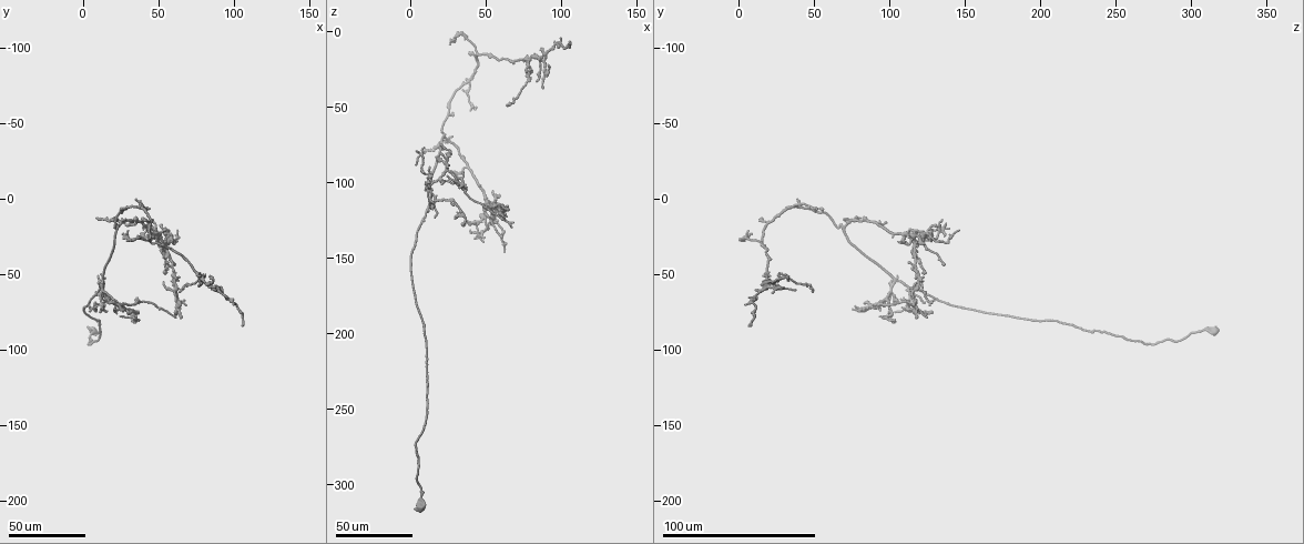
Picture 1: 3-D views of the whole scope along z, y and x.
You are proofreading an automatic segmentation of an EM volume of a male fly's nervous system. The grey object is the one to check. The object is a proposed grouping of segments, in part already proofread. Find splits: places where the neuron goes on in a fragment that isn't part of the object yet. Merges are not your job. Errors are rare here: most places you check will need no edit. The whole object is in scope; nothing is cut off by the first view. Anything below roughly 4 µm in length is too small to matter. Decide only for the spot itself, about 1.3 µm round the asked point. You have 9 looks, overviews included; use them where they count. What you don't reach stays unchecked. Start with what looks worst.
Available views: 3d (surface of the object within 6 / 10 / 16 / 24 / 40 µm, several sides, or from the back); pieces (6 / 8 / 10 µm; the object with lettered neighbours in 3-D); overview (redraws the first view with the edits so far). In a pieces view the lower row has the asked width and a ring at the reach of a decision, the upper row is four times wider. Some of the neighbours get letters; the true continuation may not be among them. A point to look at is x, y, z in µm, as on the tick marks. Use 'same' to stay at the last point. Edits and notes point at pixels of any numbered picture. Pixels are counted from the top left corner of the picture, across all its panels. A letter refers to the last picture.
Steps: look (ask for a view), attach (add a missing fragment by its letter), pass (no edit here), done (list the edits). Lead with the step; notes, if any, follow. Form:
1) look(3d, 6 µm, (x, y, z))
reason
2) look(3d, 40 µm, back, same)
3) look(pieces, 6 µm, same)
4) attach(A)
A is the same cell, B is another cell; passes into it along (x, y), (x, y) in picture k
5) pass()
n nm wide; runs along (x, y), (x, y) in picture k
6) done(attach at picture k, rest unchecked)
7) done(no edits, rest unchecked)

look(3d, 40 µm, (44, 8, 48))
end of a long branch

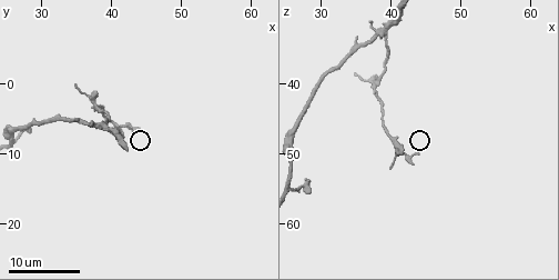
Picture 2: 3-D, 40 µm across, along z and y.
look(pieces, 10 µm, (44.0, 6.5, 50.0))

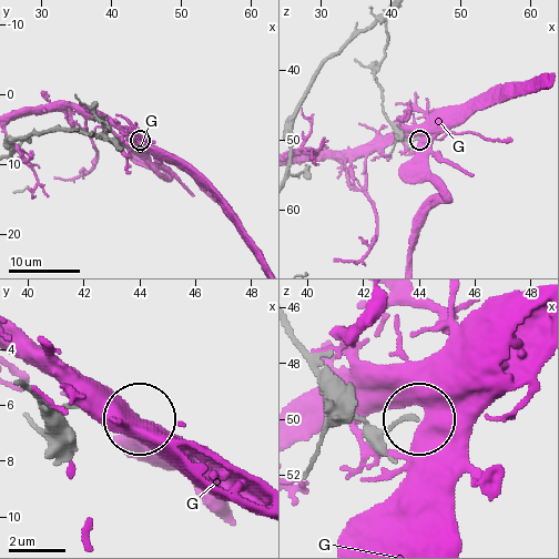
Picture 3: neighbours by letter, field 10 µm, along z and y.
pass()
G is another cell; runs along (297, 345), (323, 388), (373, 428), (414, 416) in picture 3; none of them fits

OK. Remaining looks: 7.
look(3d, 40 µm, (56, 44, 112))
free end

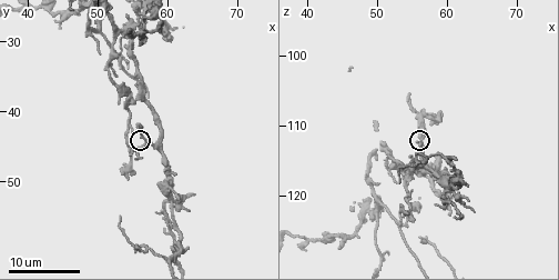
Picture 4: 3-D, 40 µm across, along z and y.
look(pieces, 10 µm, (56.0, 42.0, 112.5))

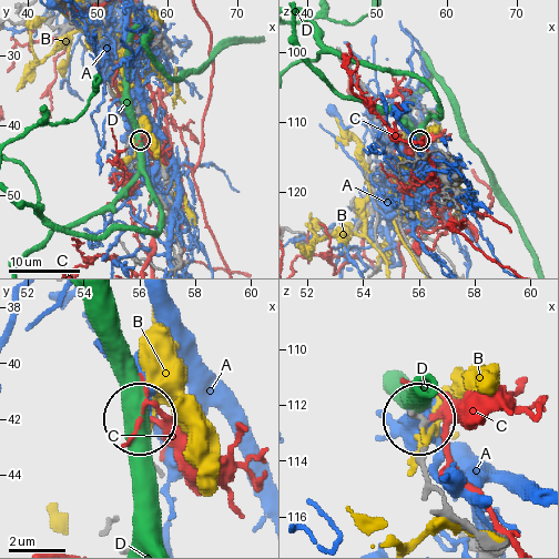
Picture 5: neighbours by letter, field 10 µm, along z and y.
pass()
A, B, C and D are other cells; no lettered fragment goes on from it

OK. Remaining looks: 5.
look(3d, 16 µm, (54.5, 28.5, 105.5))
thin end

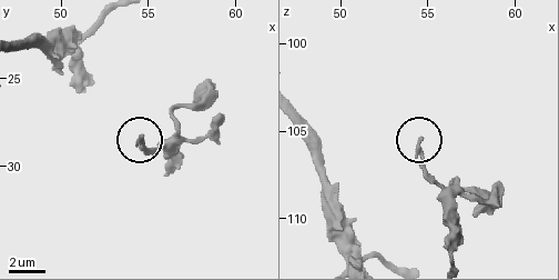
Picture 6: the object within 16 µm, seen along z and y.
look(pieces, 10 µm, (54.5, 28.4, 105.4))
what lies round it

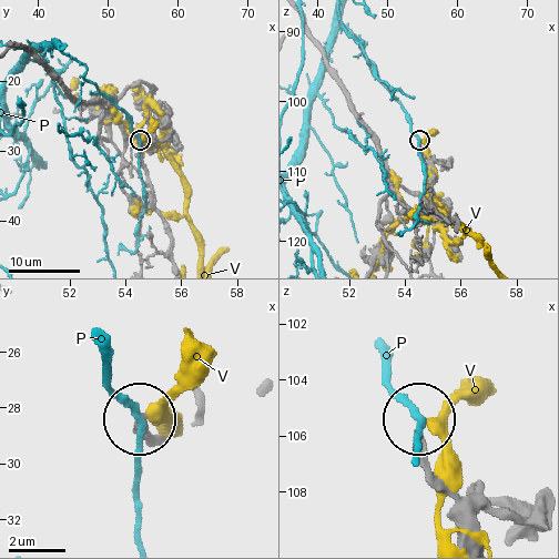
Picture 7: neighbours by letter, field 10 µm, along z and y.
pass()
P and V are other cells; none of them fits

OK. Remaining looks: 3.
look(3d, 24 µm, (96, 66, 8))
free end

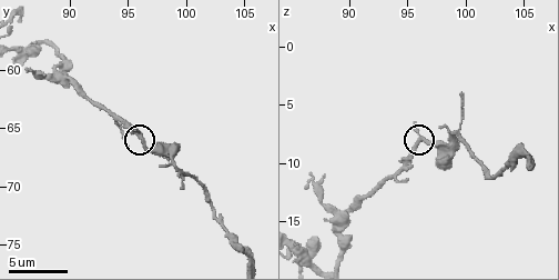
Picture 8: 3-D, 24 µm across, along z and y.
look(pieces, 8 µm, (95.8, 65.2, 6.4))
what lies round it

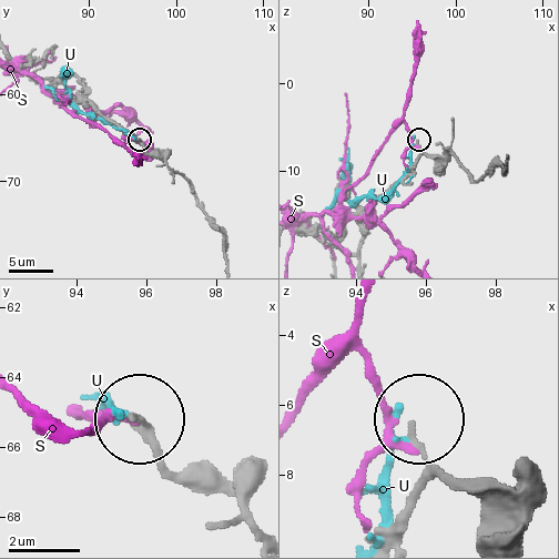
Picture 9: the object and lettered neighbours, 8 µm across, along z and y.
pass()
S and U are other cells; runs along (379, 535), (424, 473), (413, 422) in picture 9; none of them fits

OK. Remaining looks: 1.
done(no edits, rest unchecked)

